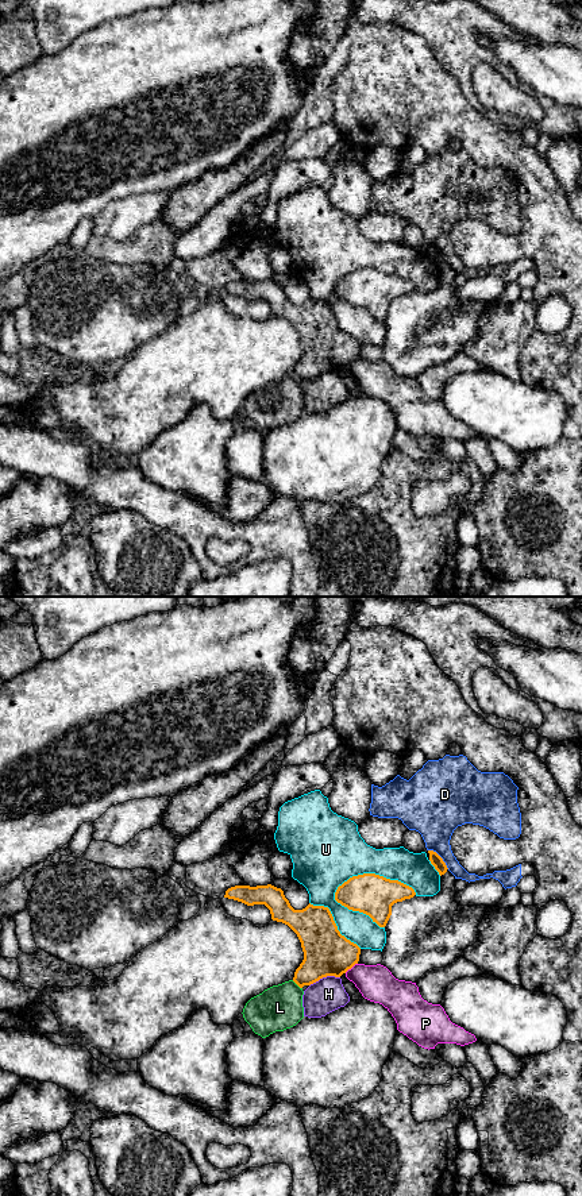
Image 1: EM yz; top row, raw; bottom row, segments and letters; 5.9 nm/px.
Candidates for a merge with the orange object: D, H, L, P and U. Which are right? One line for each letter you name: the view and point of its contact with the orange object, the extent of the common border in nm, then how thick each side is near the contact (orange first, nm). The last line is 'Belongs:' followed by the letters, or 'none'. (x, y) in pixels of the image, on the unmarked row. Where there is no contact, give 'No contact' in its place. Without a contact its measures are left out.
Belongs: none

